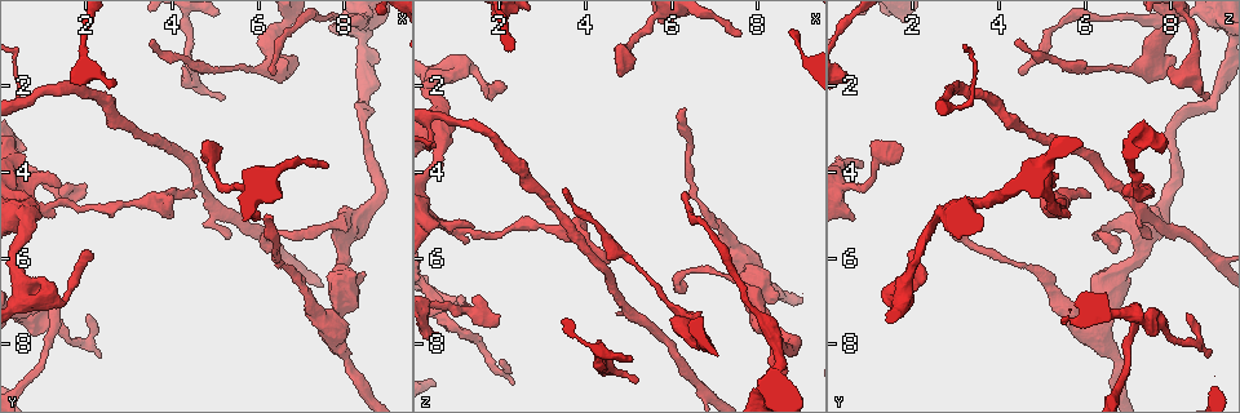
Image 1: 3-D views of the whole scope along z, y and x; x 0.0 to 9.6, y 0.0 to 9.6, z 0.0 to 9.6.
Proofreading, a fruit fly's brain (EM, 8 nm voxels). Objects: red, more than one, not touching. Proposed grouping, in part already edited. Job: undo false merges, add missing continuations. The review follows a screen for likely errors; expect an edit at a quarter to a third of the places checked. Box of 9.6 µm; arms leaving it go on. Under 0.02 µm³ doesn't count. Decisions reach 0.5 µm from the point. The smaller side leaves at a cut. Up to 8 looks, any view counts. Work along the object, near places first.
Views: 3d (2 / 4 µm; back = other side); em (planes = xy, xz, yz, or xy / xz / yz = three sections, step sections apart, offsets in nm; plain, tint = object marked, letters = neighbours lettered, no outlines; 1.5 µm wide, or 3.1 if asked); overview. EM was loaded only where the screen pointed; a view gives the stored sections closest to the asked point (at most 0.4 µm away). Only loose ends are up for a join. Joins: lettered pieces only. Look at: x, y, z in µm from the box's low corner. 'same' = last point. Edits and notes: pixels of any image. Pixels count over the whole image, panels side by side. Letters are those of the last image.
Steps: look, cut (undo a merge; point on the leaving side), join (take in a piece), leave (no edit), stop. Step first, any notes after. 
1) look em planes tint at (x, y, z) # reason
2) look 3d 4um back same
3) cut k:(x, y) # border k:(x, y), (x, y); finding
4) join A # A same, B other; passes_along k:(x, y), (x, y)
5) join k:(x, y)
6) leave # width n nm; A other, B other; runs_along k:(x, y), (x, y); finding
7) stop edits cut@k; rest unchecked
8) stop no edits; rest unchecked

look 3d 4um at (3.50, 0.90, 4.45) # an open end

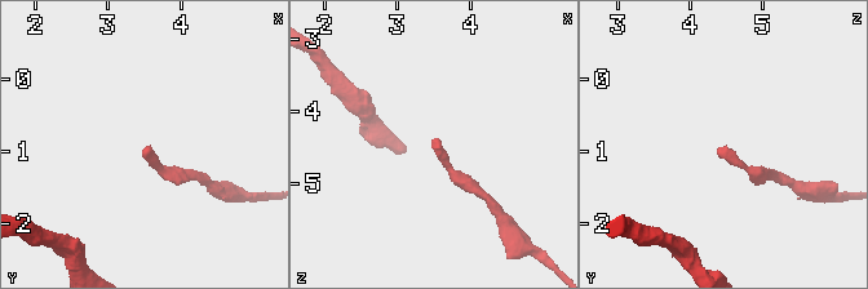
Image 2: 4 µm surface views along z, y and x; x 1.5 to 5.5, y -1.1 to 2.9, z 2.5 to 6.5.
look em xy step 4 letters at (3.55, 0.90, 4.35) # shape alone is not enough

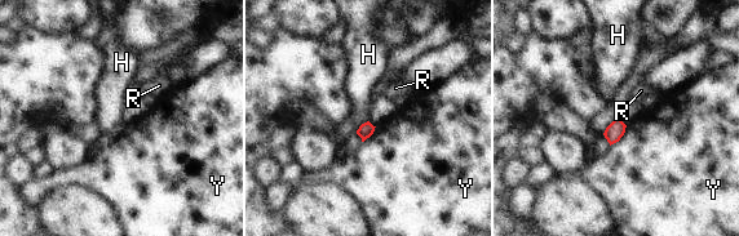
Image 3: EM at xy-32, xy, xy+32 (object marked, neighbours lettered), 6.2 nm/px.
look em planes letters same

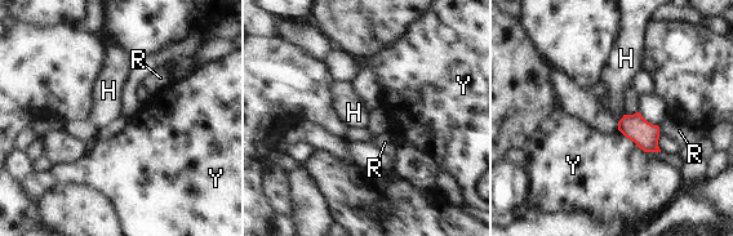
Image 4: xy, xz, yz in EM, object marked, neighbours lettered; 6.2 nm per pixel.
leave # H other, R other, Y other; border 4:(623, 114), (618, 121); no lettered piece goes on from it

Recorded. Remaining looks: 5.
look 3d 2um at (3.00, 4.70, 5.25) # sudden change in width

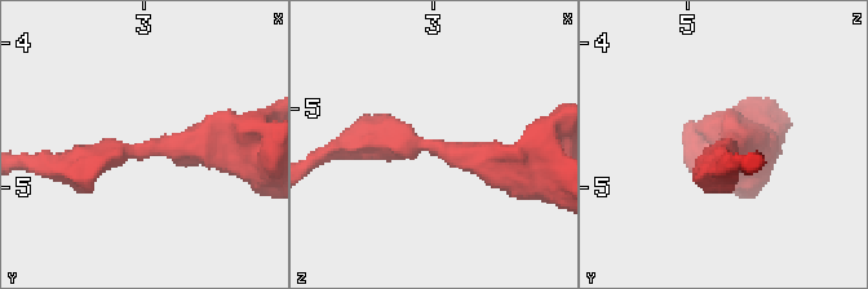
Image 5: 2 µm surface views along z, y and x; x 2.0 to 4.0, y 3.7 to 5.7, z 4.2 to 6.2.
look em yz step 4 plain at (2.94, 4.72, 5.26) # shape alone is not enough

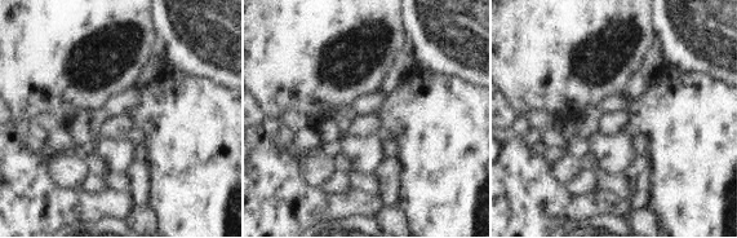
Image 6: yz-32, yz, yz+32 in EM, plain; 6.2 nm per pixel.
look em yz step 4 letters same # see the neighbours

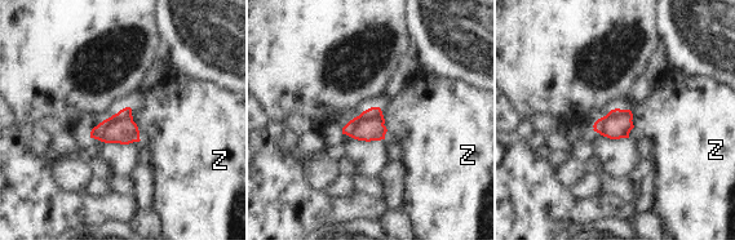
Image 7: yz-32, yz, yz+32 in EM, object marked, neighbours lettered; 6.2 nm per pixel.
leave # Z other; border 7:(129, 107), (141, 140); all the same cell

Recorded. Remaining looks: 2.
look em planes letters at (5.20, 2.25, 8.90) # thin end

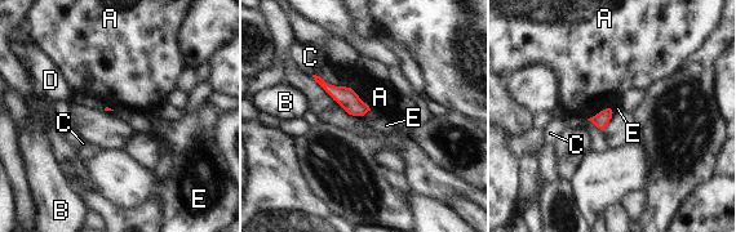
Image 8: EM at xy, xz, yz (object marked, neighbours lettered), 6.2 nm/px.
leave # A other, B other, C other, D other, E other; border 8:(371, 110), (363, 116); none of them fits

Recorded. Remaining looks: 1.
stop no edits; rest unchecked

